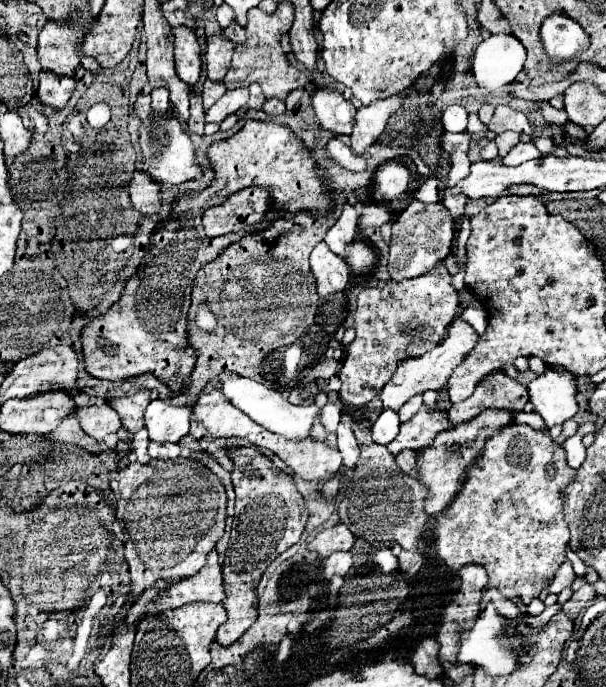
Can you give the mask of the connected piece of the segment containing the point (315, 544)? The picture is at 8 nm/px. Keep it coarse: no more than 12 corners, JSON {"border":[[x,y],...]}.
{"border":[[344,524],[320,532],[308,544],[322,558],[356,542]]}

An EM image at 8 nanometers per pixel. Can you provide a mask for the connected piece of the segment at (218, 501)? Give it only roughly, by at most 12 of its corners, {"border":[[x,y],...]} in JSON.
{"border":[[192,458],[110,478],[128,538],[124,608],[194,576],[226,526],[224,484]]}

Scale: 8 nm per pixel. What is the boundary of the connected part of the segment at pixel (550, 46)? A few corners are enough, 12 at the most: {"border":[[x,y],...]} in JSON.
{"border":[[554,12],[540,36],[556,62],[588,48],[580,24]]}

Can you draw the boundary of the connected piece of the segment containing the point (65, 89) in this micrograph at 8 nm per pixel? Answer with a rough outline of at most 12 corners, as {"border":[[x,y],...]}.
{"border":[[42,72],[36,96],[58,112],[70,100],[72,76]]}

